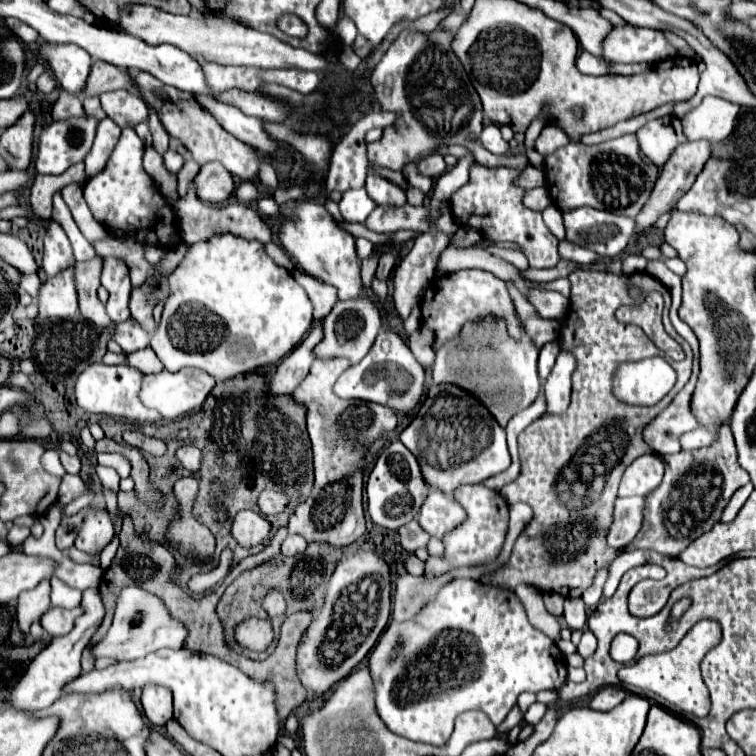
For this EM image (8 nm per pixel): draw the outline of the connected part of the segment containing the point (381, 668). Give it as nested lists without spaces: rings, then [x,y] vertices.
[[[452,579],[448,585],[444,585],[434,601],[426,603],[412,619],[408,621],[390,621],[390,625],[384,629],[380,641],[376,643],[374,651],[370,653],[368,657],[368,669],[370,669],[370,675],[372,675],[372,681],[374,681],[374,699],[376,699],[376,711],[380,715],[380,719],[384,721],[384,725],[400,735],[400,737],[406,737],[410,741],[416,741],[416,743],[430,743],[430,745],[444,745],[448,741],[448,737],[452,735],[452,729],[454,729],[454,719],[460,715],[460,713],[466,713],[466,711],[482,711],[488,715],[488,719],[498,727],[506,715],[510,713],[512,705],[516,703],[518,695],[522,691],[544,691],[544,689],[560,689],[566,681],[566,665],[564,665],[564,659],[562,659],[562,652],[556,643],[552,639],[548,639],[542,631],[534,629],[528,619],[526,619],[526,613],[524,613],[524,607],[522,603],[518,601],[516,593],[510,593],[508,589],[500,589],[500,587],[494,587],[494,585],[484,585],[480,581],[474,581],[474,579]]]

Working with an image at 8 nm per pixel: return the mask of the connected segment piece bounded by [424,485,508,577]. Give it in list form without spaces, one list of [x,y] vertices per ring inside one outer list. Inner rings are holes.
[[[462,485],[454,491],[454,497],[466,509],[468,517],[466,517],[464,525],[456,527],[454,531],[448,533],[448,537],[444,537],[446,555],[444,557],[428,557],[426,573],[424,573],[426,577],[438,577],[452,567],[488,563],[500,553],[500,547],[504,543],[504,533],[508,527],[508,505],[500,497],[500,493],[490,491],[484,485]]]

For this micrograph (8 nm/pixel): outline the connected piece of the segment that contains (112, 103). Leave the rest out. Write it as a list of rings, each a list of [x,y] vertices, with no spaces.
[[[108,91],[100,95],[102,109],[120,127],[134,127],[148,117],[146,101],[132,91]]]

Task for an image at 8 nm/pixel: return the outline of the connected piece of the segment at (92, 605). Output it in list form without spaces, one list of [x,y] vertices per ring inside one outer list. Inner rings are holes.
[[[86,589],[84,591],[82,607],[84,607],[84,615],[76,619],[76,627],[68,635],[52,639],[50,645],[28,665],[28,669],[22,675],[22,679],[18,681],[16,689],[8,695],[8,701],[10,701],[12,707],[26,709],[26,711],[46,709],[48,705],[52,705],[56,699],[60,699],[66,693],[66,685],[70,681],[80,677],[80,673],[82,673],[82,669],[80,669],[82,649],[88,645],[90,637],[100,627],[102,617],[104,617],[104,605],[102,605],[98,589]]]

